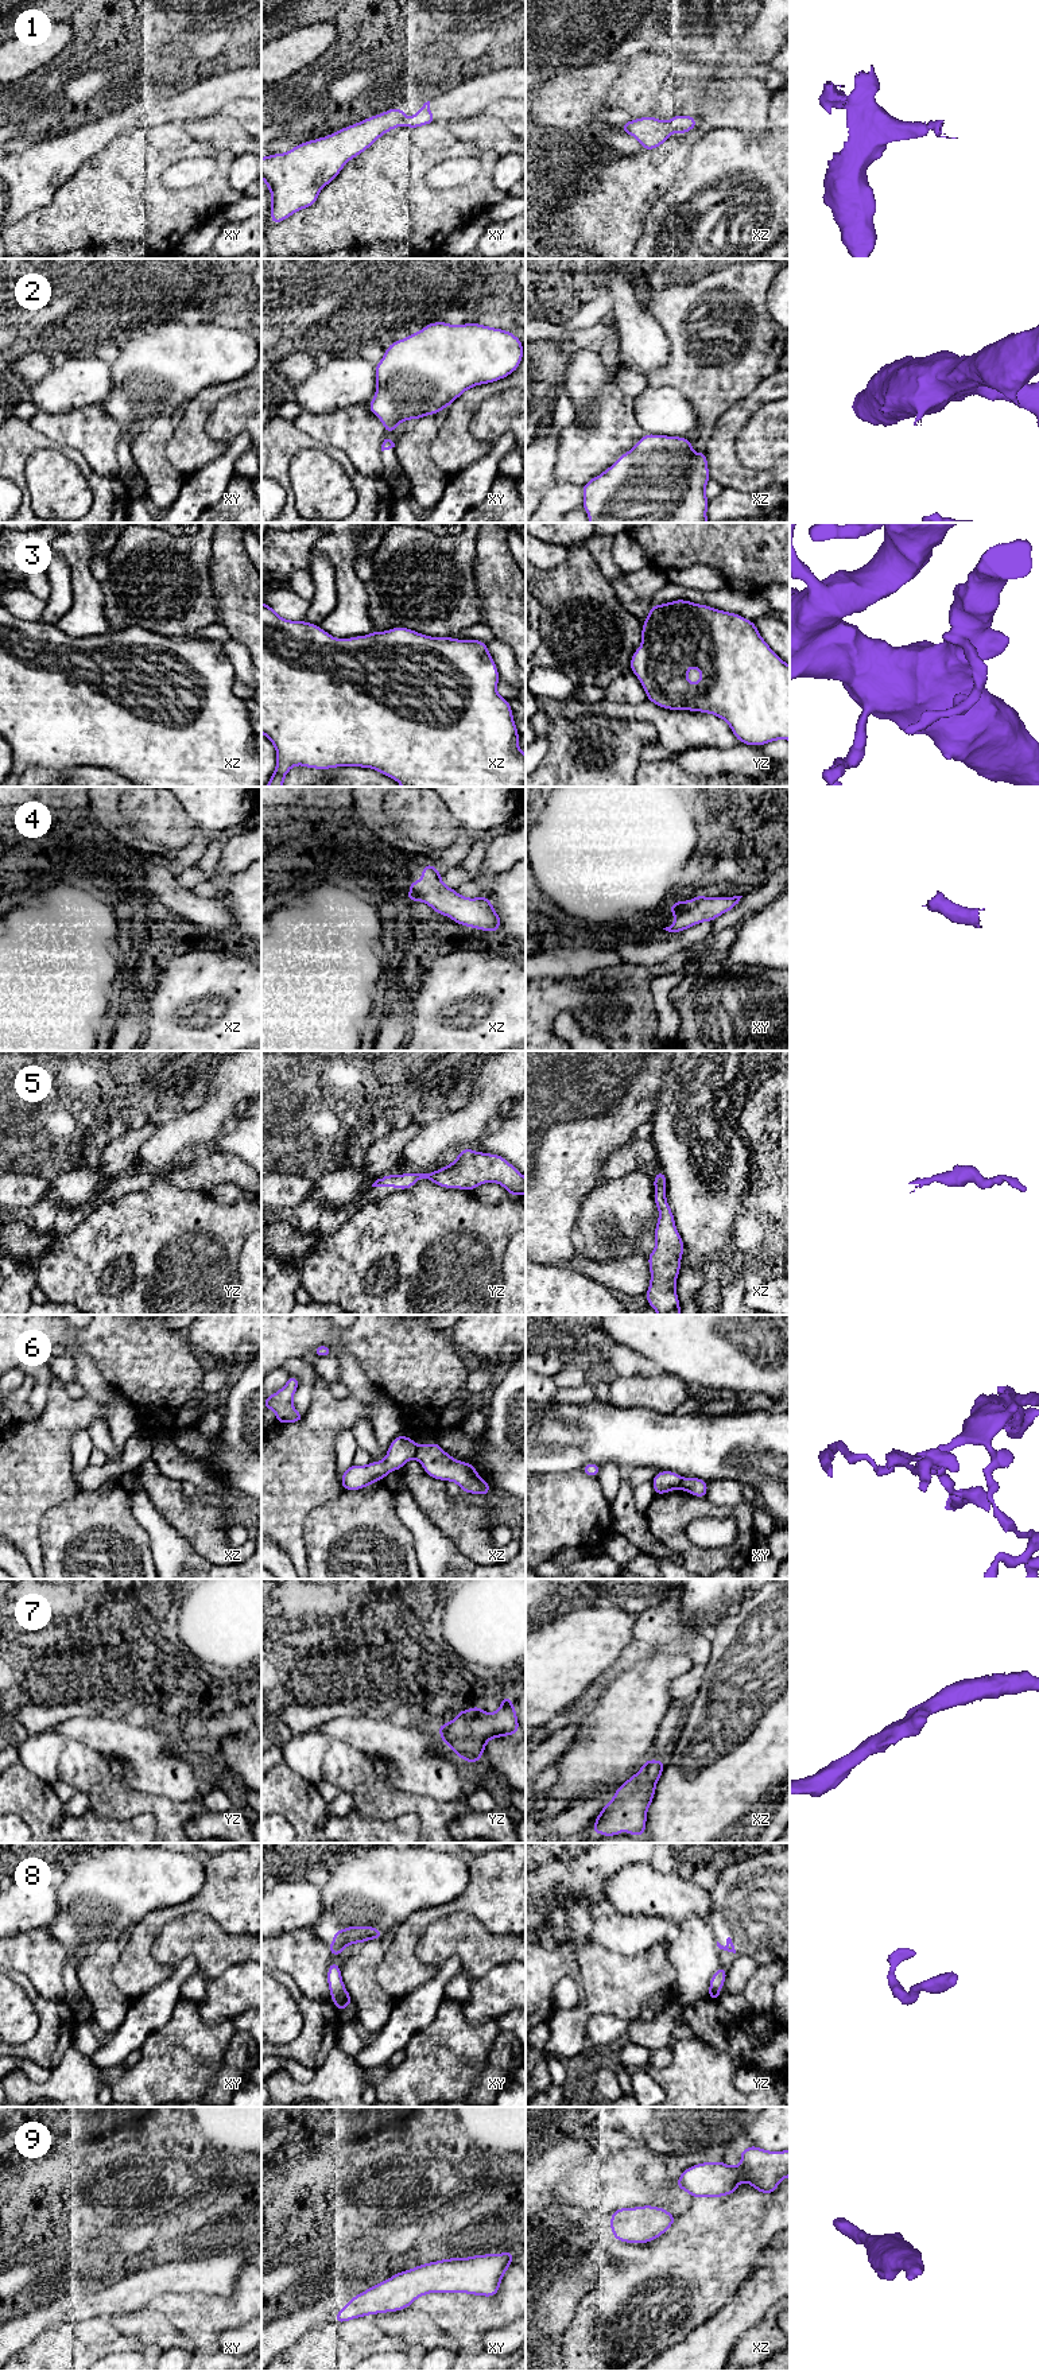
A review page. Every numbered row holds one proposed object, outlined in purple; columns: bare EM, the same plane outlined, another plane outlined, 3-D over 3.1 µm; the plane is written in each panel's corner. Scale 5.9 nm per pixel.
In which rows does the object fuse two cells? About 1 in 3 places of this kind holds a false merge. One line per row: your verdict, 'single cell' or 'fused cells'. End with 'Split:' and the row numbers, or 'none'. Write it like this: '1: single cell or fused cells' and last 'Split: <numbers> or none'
1: single cell
2: single cell
3: single cell
4: single cell
5: single cell
6: fused cells
7: single cell
8: single cell
9: single cell
Split: 6

